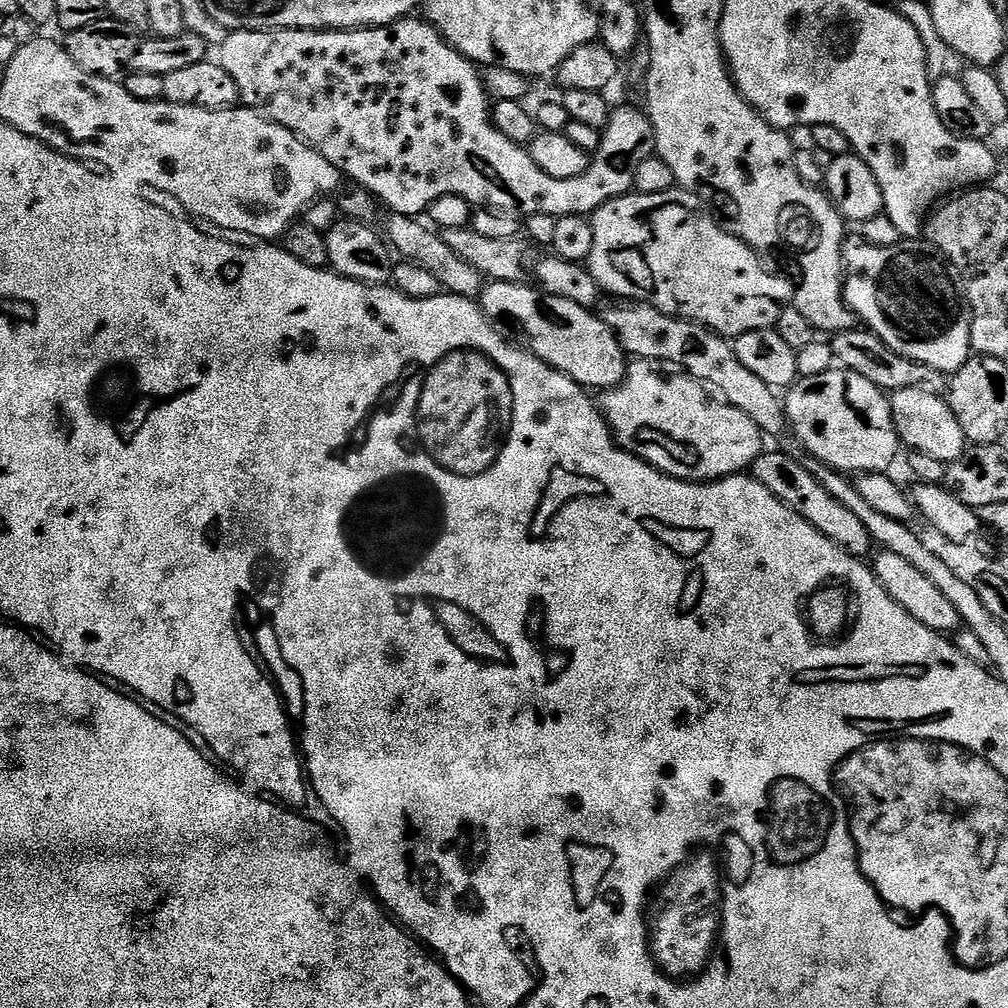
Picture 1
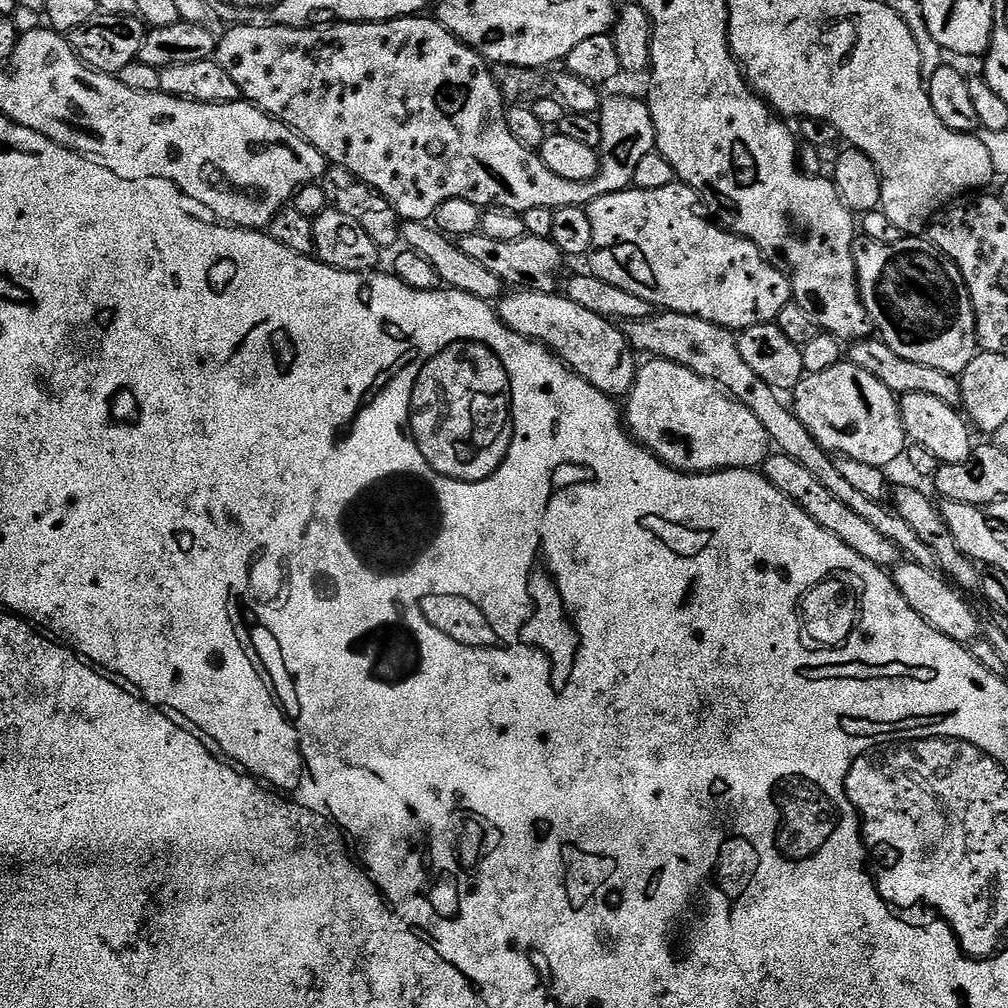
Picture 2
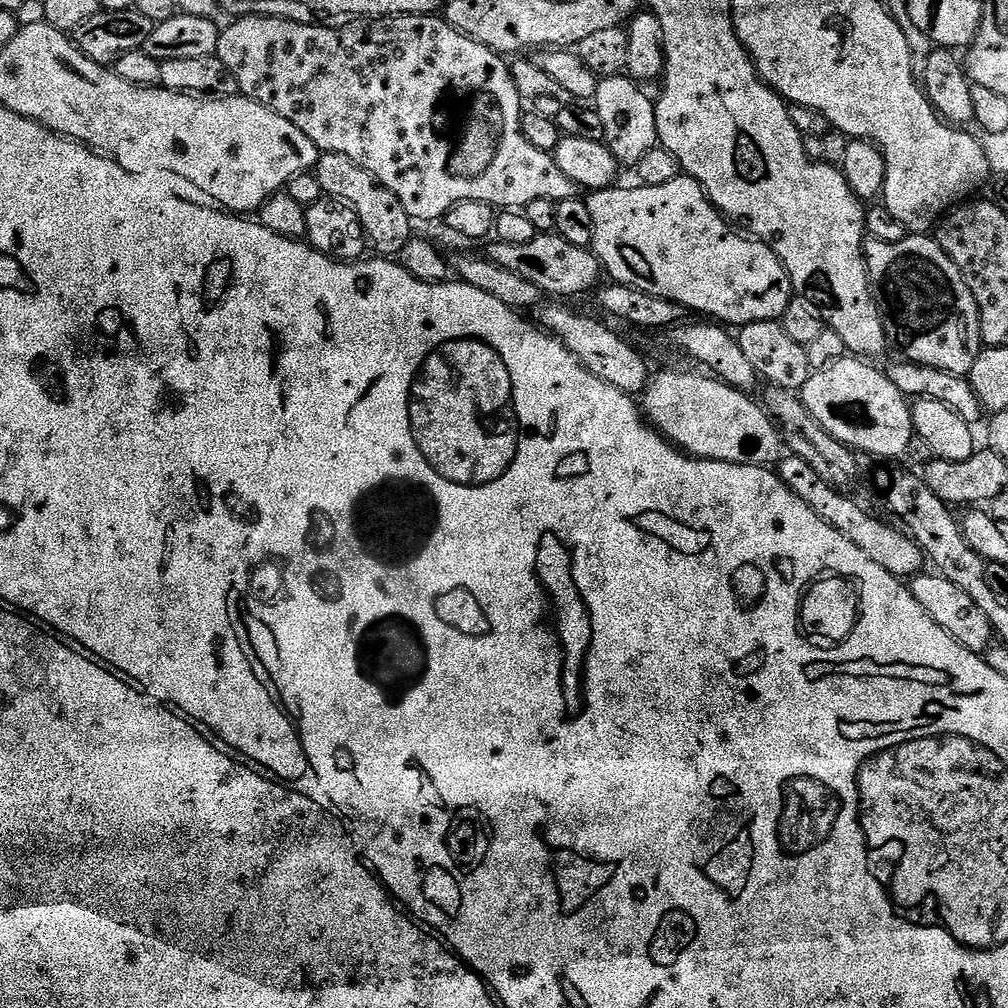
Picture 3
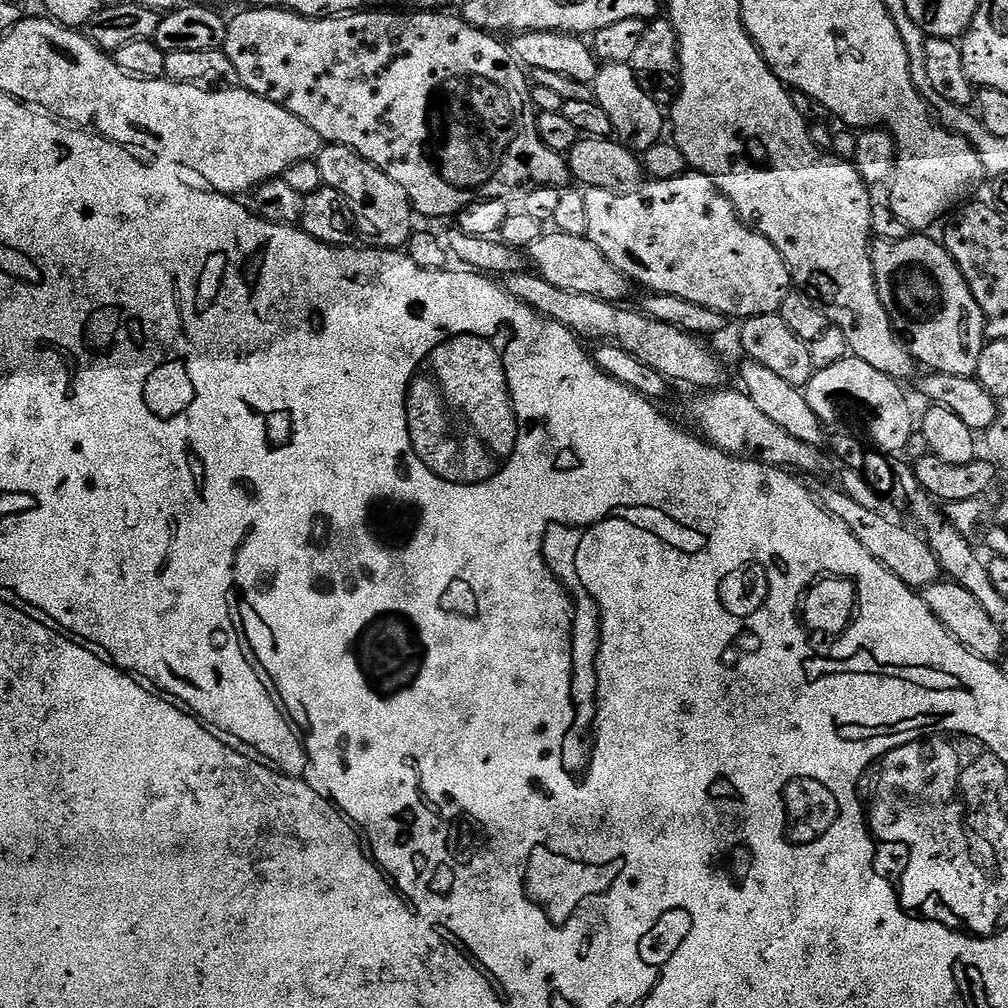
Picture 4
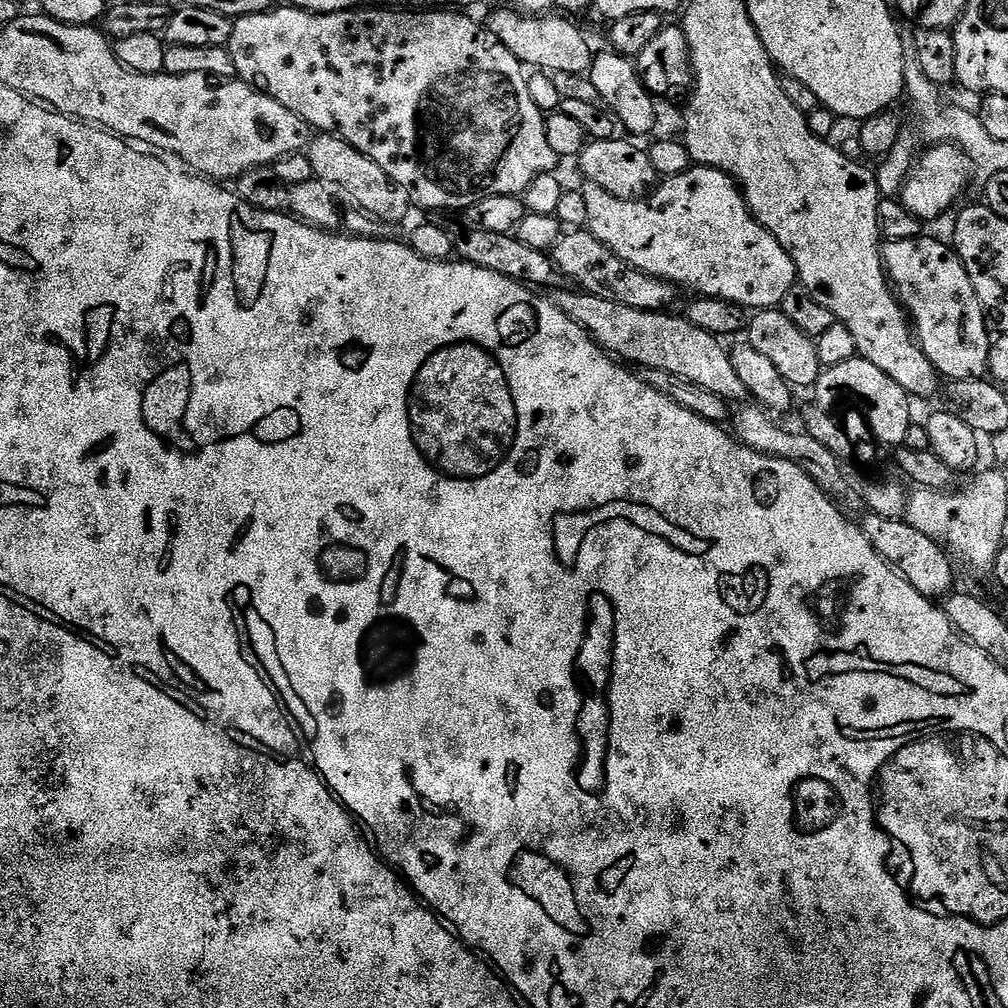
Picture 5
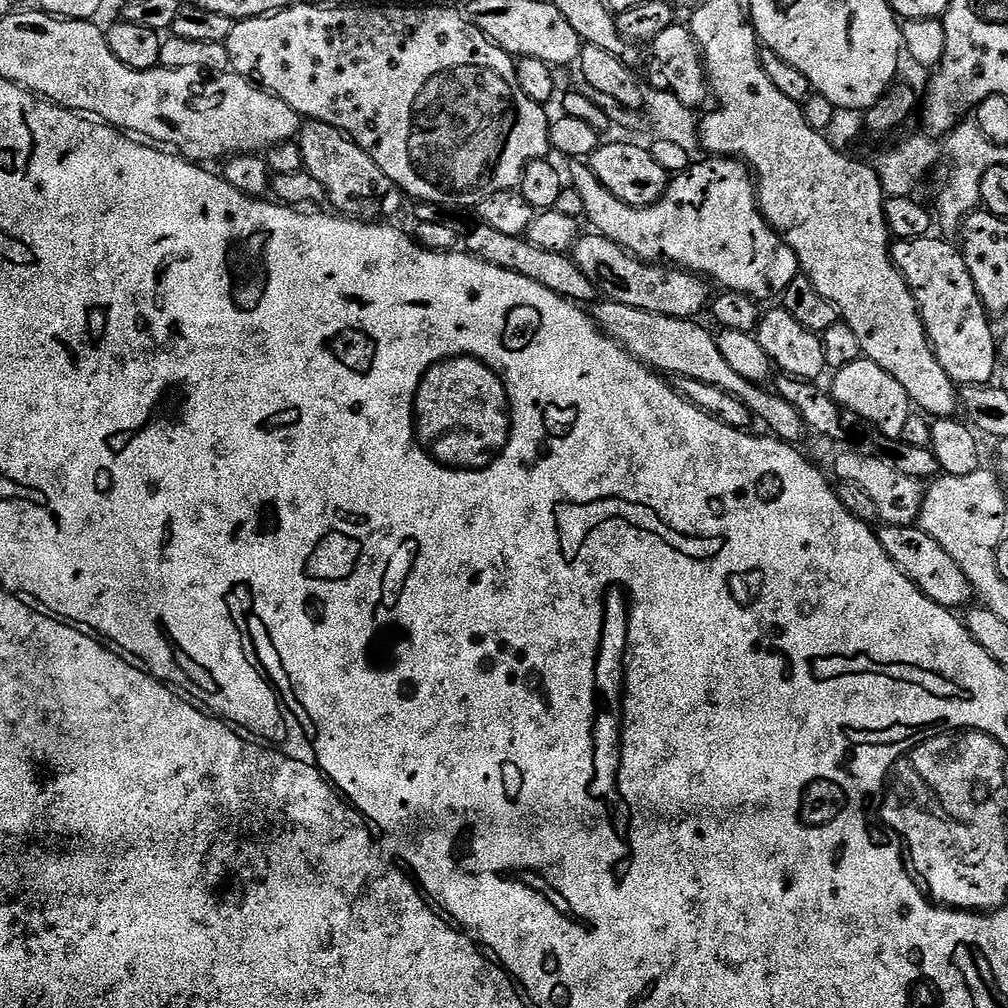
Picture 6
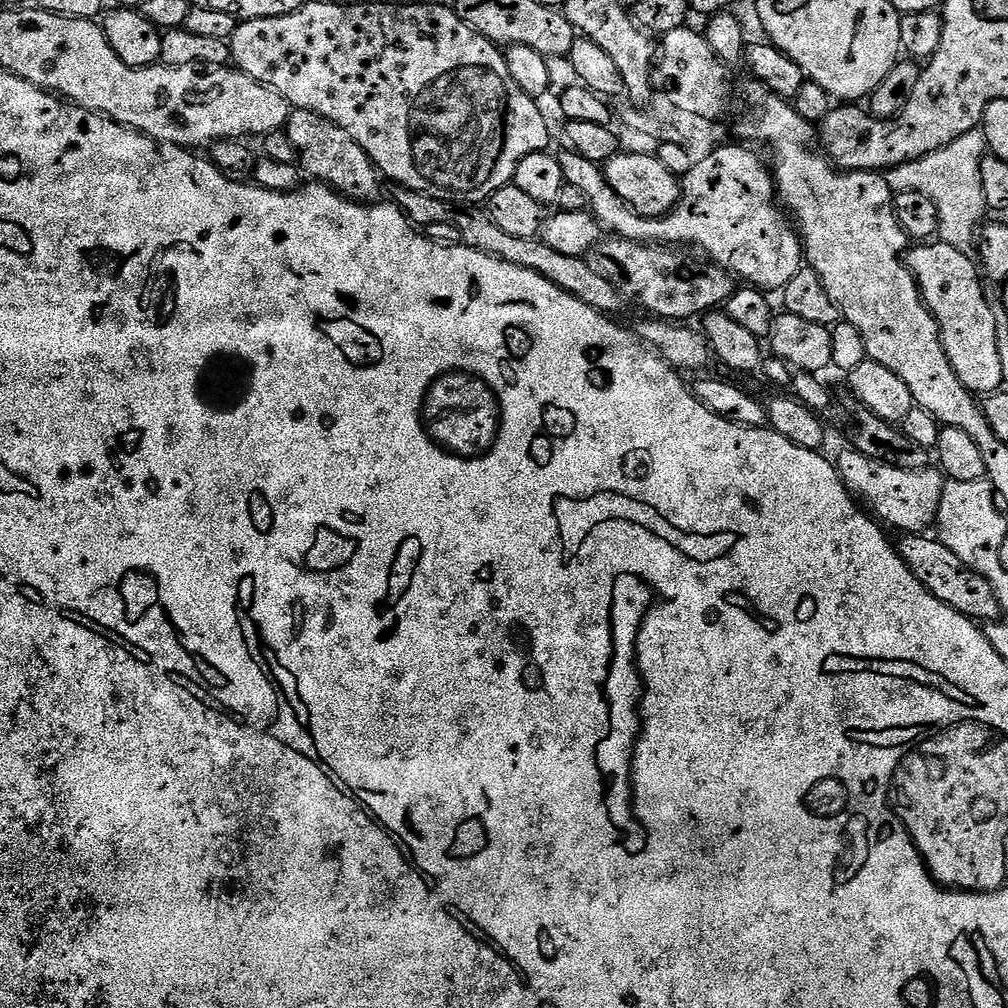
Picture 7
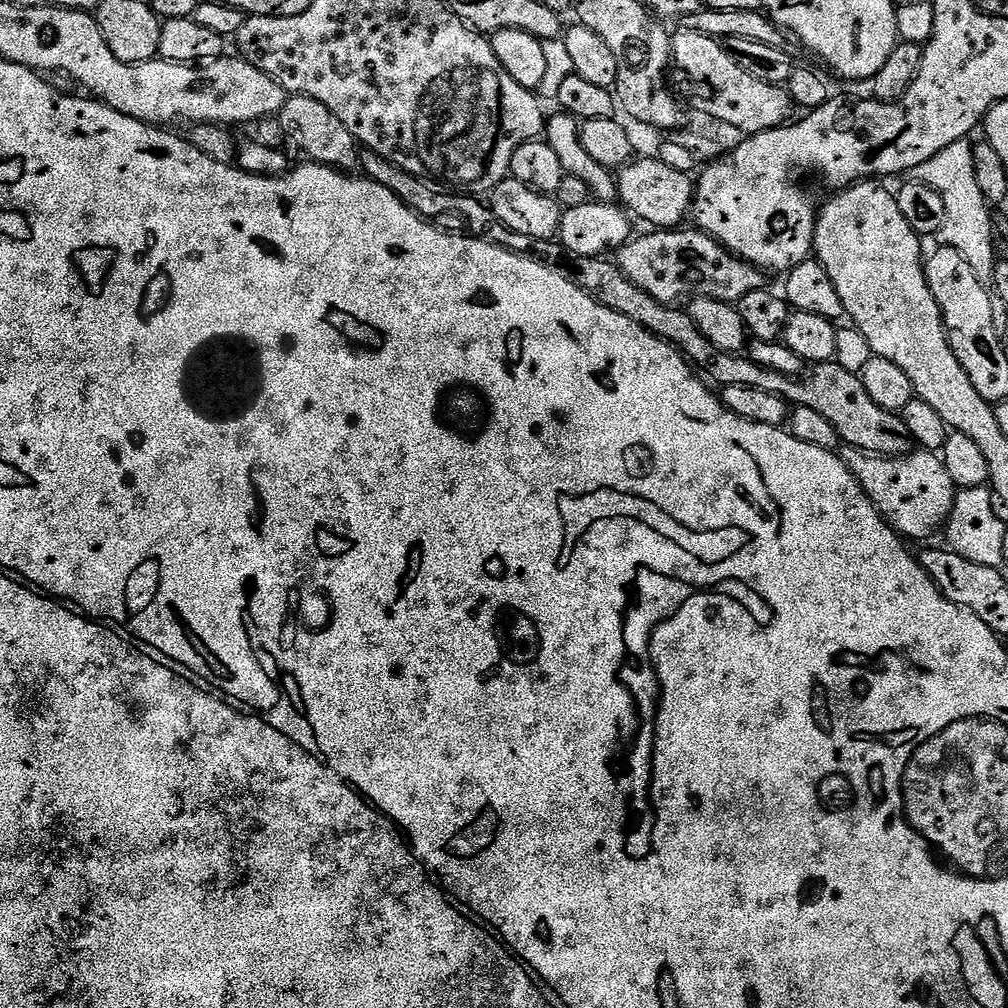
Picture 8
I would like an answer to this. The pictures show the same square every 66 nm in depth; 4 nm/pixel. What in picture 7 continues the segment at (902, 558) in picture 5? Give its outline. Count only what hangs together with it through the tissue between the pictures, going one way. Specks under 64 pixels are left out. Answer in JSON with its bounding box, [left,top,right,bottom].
[898,534,1002,622]

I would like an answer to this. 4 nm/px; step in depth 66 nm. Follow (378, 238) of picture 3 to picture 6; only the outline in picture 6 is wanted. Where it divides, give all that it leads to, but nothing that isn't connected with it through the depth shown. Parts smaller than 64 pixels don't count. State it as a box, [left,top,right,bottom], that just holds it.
[298,120,406,222]

